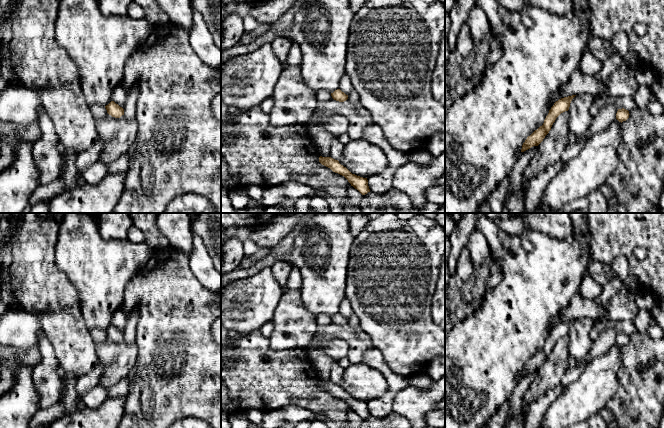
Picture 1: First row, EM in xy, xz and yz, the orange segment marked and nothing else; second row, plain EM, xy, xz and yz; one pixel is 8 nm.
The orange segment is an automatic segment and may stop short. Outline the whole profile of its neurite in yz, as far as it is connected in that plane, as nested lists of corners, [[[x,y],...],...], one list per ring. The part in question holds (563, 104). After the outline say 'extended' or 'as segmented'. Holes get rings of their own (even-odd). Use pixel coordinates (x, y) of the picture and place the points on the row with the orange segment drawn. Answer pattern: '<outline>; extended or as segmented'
[[[576,95],[564,97],[554,103],[554,105],[549,110],[549,113],[546,116],[543,125],[540,126],[530,136],[527,137],[527,139],[522,145],[521,152],[526,151],[533,146],[538,146],[543,141],[545,136],[551,130],[551,127],[553,123],[555,122],[556,118],[561,113],[569,110],[570,103],[575,96]]]; as segmented

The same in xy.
[[[111,101],[108,105],[105,106],[107,113],[115,118],[120,118],[124,115],[124,109],[116,104],[114,101]]]; as segmented

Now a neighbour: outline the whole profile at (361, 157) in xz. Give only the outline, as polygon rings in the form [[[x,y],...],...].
[[[365,138],[347,142],[338,161],[352,174],[363,178],[380,174],[389,166],[382,149]]]

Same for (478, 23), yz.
[[[475,5],[470,10],[466,23],[470,28],[473,42],[477,47],[483,42],[490,28],[487,16],[478,5]]]

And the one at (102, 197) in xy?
[[[108,173],[97,184],[84,184],[50,199],[49,213],[112,213],[122,195],[125,173]]]

